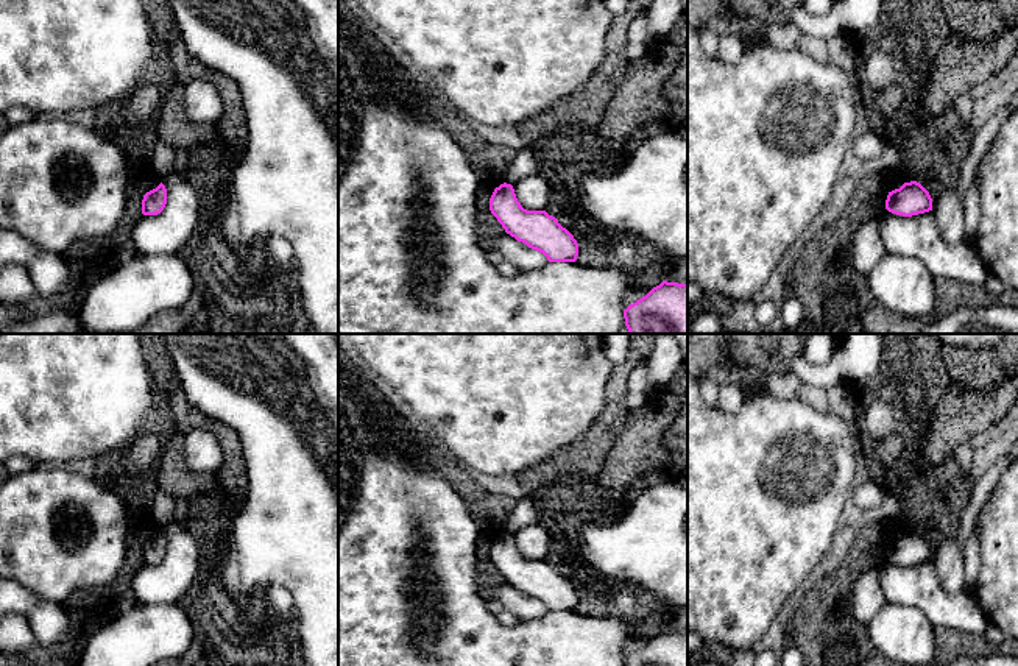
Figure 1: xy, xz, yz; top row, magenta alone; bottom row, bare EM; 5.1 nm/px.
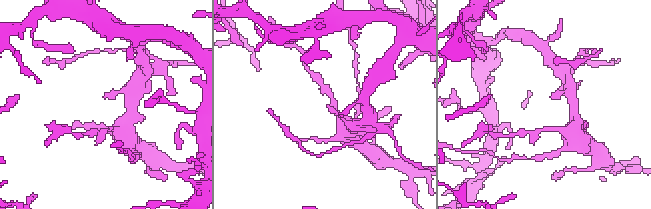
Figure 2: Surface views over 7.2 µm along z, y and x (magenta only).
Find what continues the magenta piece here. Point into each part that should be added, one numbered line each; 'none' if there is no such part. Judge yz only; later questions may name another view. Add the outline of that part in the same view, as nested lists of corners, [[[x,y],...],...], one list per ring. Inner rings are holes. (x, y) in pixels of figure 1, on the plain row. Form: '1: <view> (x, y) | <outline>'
none

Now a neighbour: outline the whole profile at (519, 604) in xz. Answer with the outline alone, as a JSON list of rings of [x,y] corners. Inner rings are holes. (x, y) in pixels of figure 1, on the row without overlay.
[[[507,582],[496,586],[490,599],[499,602],[504,610],[513,613],[521,621],[538,619],[549,611],[543,602],[528,597],[525,593],[518,591]]]

